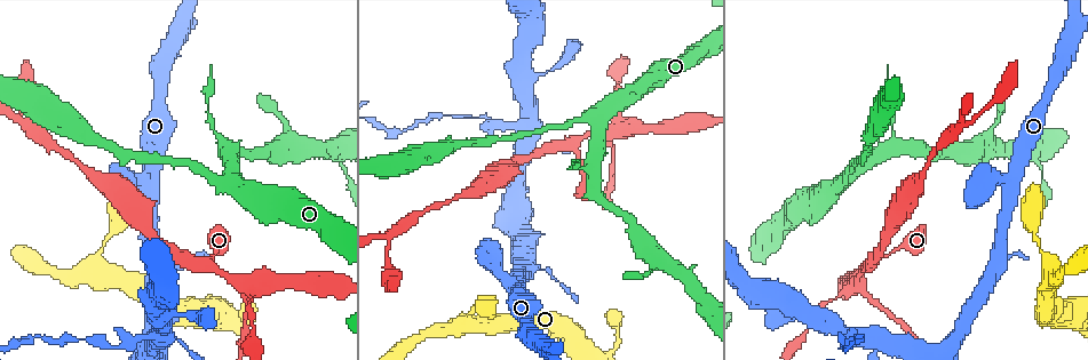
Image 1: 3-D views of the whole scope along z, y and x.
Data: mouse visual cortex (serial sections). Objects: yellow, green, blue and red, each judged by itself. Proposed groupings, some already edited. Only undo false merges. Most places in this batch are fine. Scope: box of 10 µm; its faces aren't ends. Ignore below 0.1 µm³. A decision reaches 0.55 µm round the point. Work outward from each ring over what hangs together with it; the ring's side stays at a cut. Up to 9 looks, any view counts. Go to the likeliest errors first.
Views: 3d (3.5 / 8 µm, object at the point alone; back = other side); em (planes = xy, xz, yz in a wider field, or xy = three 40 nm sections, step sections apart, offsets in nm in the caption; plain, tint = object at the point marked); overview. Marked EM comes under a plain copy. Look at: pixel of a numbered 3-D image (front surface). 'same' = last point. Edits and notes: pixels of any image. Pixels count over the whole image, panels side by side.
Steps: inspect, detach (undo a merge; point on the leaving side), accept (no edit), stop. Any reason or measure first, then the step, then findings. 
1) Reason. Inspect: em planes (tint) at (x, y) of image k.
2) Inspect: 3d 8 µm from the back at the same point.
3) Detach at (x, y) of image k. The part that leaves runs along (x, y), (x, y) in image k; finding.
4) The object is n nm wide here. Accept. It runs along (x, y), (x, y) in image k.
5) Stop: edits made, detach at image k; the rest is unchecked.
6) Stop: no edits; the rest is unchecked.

Four arms meet. Inspect: 3d 3.5 µm from the back at (617, 130) of image 1.

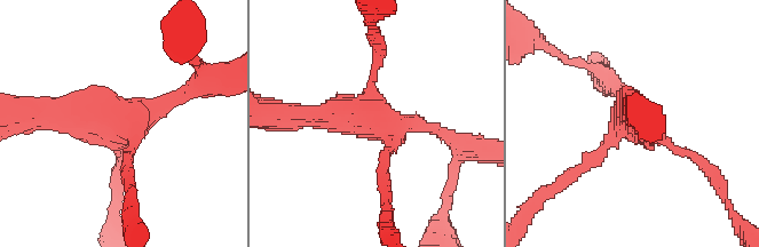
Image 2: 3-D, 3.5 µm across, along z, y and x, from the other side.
Inspect: em xy step 5 (tint) at (379, 119) of image 2.

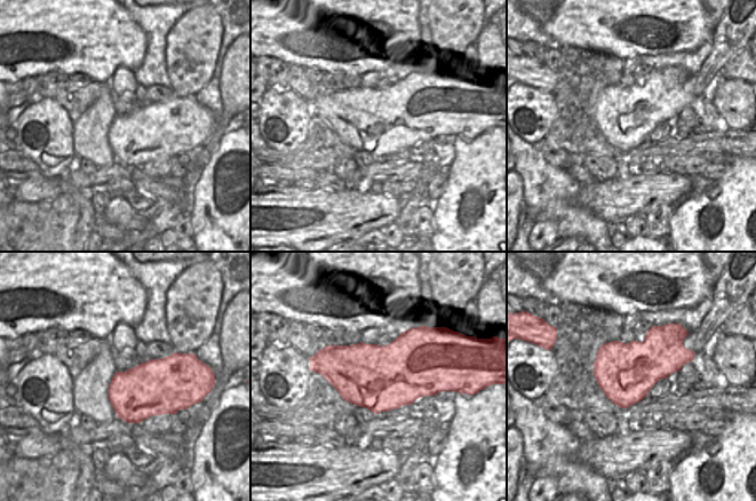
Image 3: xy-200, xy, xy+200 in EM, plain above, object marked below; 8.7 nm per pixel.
Accept. It runs along (187, 90), (123, 125), (49, 111) in image 2; continuous, no second cell.

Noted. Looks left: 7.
Abrupt turn. Inspect: 3d 3.5 µm at (160, 338) of image 1.

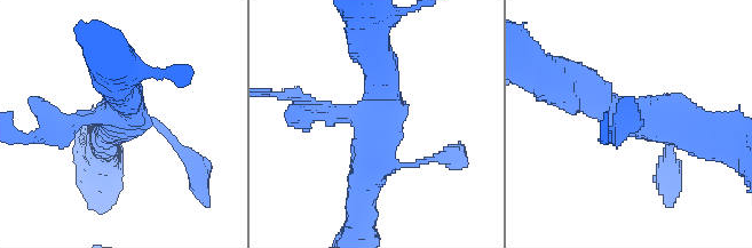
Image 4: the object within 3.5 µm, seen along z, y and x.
4 arms meet here; the arms are 100, 200, 450, 500 nm wide; shape alone is not enough. Inspect: em xy step 3 (tint) at (376, 118) of image 4.

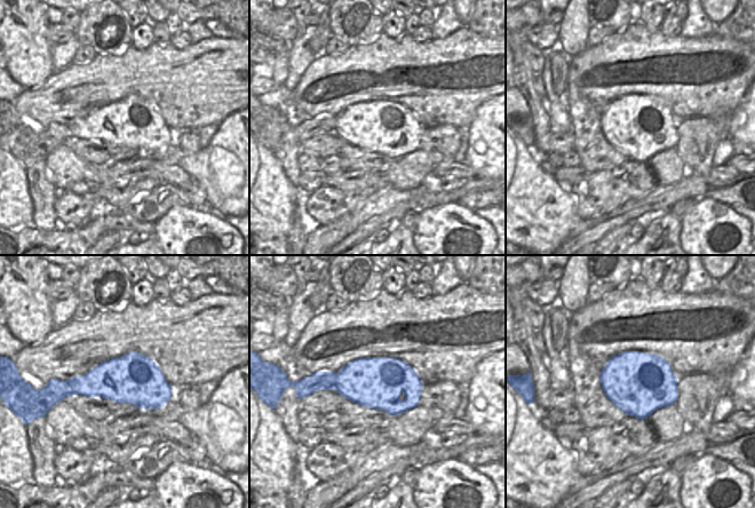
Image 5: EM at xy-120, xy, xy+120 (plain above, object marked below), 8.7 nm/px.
Detach at (620, 137) of image 4. The part that leaves runs along (86, 120), (62, 134), (23, 137) in image 4; a second cell is stuck on.

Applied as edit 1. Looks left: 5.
Calibre changes. Inspect: 3d 3.5 µm from the back at (584, 340) of image 1.

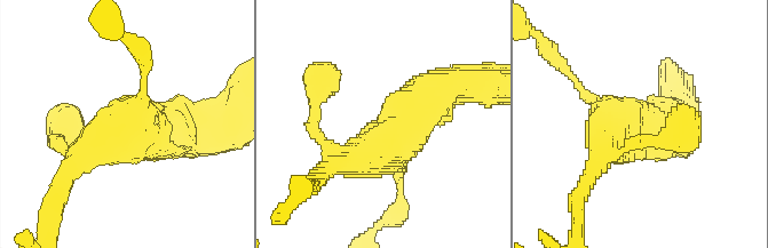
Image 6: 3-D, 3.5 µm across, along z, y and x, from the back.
Inspect: em xy step 5 (tint) at (637, 117) of image 6.

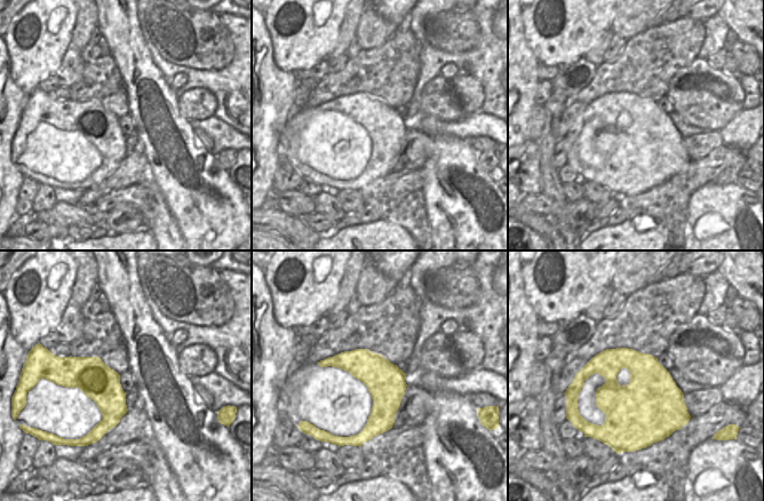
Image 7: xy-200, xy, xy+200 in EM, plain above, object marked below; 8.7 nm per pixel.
Accept. It runs along (460, 82), (338, 159) in image 6; continuous, no second cell.

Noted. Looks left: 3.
Branch point. Inspect: 3d 3.5 µm at (390, 236) of image 1.

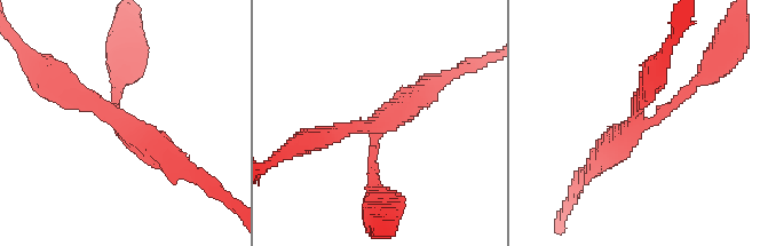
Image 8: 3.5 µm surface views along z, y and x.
3 arms meet here; the arms are 150, 250, 350 nm wide; shape alone is not enough. Inspect: em xy step 2 (tint) at (637, 123) of image 8.

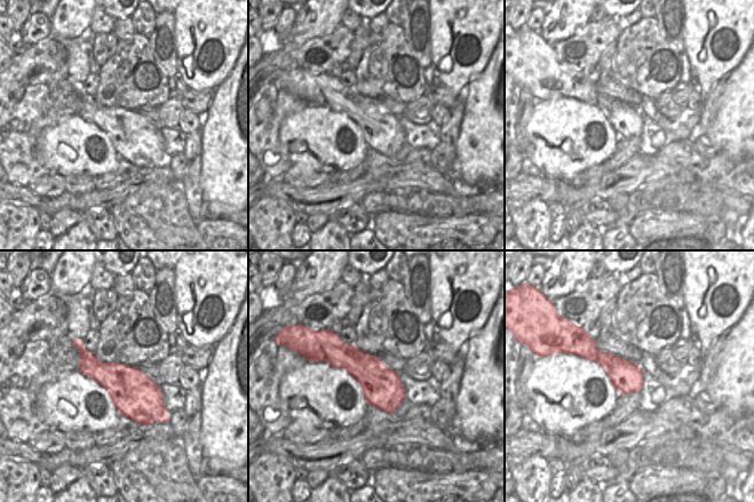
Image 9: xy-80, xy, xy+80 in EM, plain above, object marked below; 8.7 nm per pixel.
Accept. It runs along (596, 163), (696, 81) in image 8; continuous, no second cell.

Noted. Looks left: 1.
Stop: edits made, detach at image 4; the rest is unchecked.

